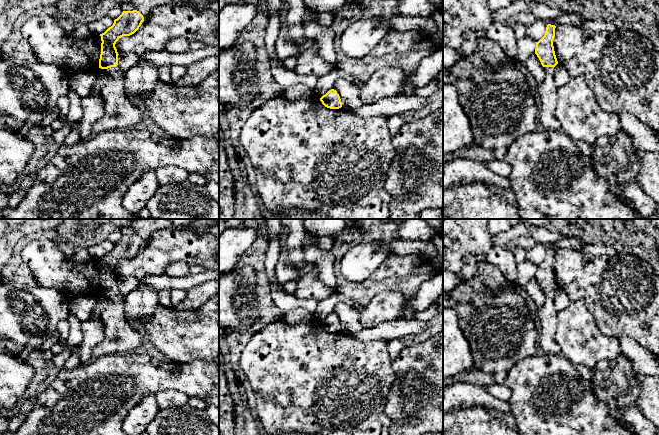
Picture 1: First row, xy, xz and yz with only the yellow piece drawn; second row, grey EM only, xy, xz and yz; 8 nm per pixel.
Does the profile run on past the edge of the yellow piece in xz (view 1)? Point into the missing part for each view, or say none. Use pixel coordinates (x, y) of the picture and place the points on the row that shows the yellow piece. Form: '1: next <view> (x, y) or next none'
1: next none

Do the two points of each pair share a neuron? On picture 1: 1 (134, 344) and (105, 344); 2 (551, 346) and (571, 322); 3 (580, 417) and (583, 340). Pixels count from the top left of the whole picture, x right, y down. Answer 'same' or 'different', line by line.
1: same
2: different
3: different

